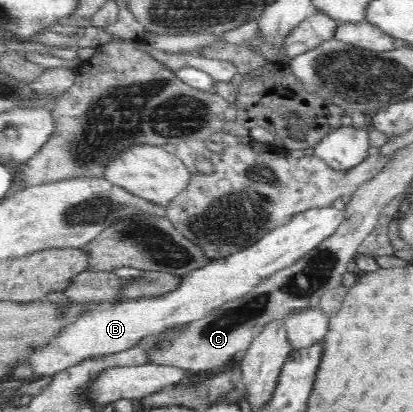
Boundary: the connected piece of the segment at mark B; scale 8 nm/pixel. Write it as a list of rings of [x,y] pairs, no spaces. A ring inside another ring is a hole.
[[[332,205],[312,208],[296,214],[286,224],[264,234],[254,246],[238,251],[227,258],[206,264],[204,268],[190,272],[182,277],[176,290],[166,292],[162,296],[126,300],[118,304],[97,306],[88,310],[78,318],[78,322],[68,324],[60,330],[56,338],[36,354],[32,354],[30,362],[34,368],[34,376],[55,375],[61,370],[74,366],[82,359],[101,357],[132,348],[137,342],[151,334],[160,334],[178,325],[186,325],[192,321],[208,316],[212,310],[244,296],[258,286],[271,274],[282,270],[310,253],[328,236],[332,236],[338,226],[344,222],[346,213]]]

